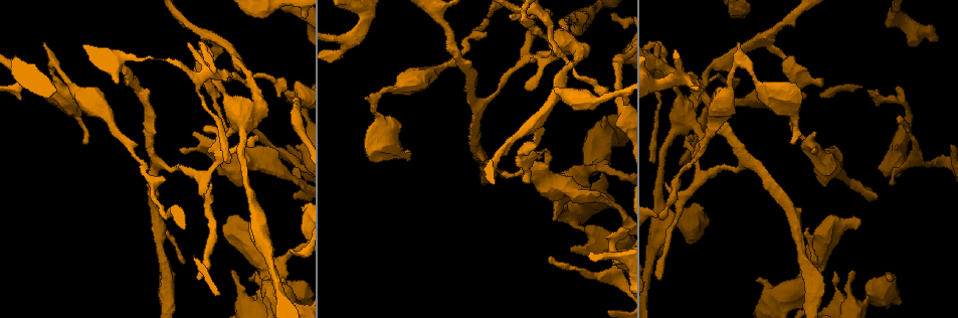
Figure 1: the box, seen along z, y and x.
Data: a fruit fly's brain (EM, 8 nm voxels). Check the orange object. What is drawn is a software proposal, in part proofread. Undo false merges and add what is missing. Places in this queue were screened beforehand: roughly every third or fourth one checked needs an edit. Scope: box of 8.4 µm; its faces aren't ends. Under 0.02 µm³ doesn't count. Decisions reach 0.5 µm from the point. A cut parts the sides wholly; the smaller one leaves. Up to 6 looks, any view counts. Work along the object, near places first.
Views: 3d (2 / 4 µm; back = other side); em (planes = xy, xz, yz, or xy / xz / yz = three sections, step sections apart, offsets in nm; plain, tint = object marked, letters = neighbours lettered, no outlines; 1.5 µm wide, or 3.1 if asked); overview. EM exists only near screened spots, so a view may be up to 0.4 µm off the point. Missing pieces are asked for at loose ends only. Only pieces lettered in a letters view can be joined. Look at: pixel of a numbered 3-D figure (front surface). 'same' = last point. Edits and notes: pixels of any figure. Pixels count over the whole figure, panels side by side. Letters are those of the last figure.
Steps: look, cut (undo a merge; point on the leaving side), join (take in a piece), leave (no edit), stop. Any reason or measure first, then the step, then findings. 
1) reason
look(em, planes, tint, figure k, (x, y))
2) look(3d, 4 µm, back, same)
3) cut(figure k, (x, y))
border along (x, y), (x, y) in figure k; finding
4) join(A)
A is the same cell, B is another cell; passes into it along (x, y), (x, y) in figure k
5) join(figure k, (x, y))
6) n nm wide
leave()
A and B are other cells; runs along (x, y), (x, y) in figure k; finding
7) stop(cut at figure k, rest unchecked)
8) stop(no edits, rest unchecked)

abrupt turn
look(em, planes, letters, figure 1, (297, 180))

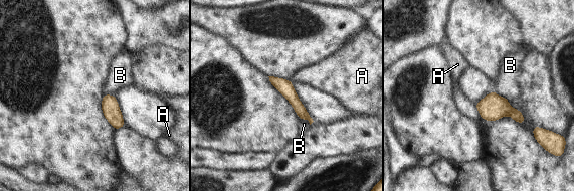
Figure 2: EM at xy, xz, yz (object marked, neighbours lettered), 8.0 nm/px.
120 nm wide
leave()
A and B are other cells; runs along (271, 78), (292, 97), (306, 116) in figure 2; all the same cell

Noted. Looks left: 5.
sharp bend
look(em, xz, step 8, plain, figure 1, (765, 43))

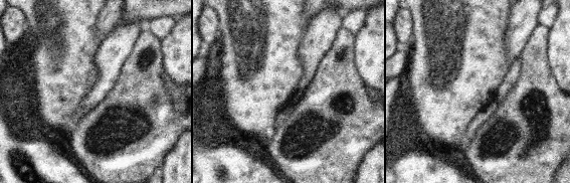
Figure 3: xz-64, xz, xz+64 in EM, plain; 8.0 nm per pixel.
look(em, xz, step 8, letters, same)

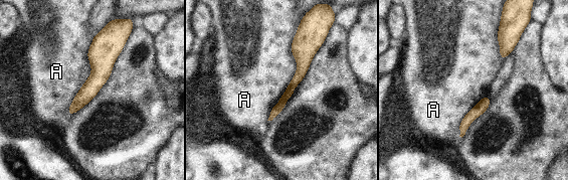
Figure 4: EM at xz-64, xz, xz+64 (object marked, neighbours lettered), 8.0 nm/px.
50 nm wide; A touches over 800 nm
cut(figure 4, (277, 108))
A is another cell; a second cell is stuck on

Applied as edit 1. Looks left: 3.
look(overview)

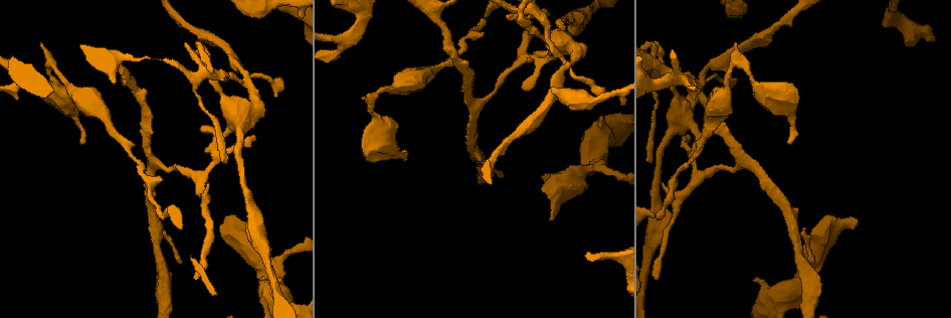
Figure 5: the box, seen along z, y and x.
abrupt turn
look(em, xz, step 8, tint, figure 5, (51, 61))

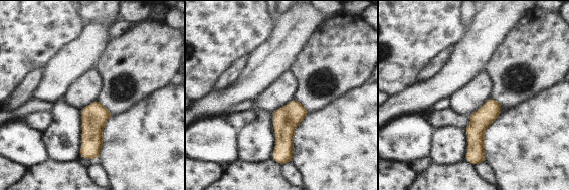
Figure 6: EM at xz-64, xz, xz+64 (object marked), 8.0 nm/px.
cut it another way
look(em, yz, step 8, letters, same)

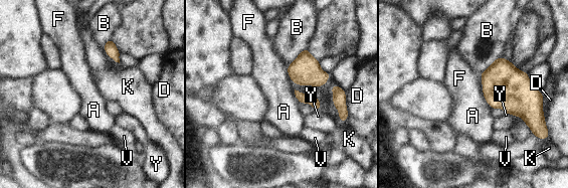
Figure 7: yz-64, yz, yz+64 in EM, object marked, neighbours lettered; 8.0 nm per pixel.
leave()
A, B, D, F, K, V and Y are other cells; border along (502, 55), (498, 56), (480, 76) in figure 7; one cell here

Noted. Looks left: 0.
stop(cut at figure 4, rest unchecked)

